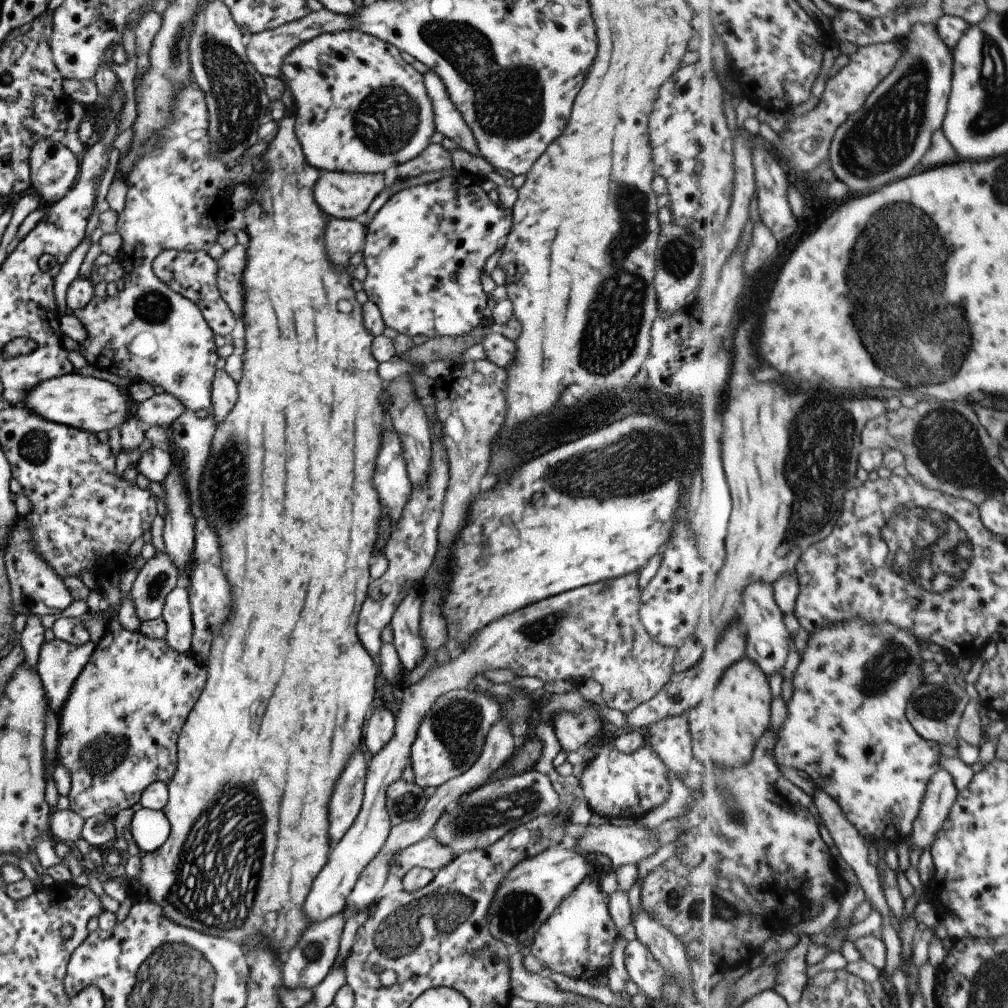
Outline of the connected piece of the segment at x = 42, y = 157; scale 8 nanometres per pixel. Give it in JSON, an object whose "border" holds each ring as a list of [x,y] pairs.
{"border":[[[39,140],[29,150],[29,183],[45,206],[61,200],[79,172],[75,156],[64,144]]]}

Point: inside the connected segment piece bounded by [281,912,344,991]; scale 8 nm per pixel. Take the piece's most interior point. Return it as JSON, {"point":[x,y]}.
{"point":[315,952]}

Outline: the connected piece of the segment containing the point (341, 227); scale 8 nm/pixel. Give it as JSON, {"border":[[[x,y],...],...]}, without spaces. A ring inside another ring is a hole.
{"border":[[[329,217],[323,228],[323,242],[327,260],[333,266],[346,266],[349,258],[363,248],[366,227],[355,219],[336,219]]]}

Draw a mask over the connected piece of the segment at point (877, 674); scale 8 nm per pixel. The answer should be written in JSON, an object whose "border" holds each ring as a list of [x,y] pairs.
{"border":[[[861,618],[854,620],[845,620],[841,624],[833,624],[825,628],[819,628],[815,634],[811,635],[802,651],[800,663],[793,674],[794,692],[789,704],[789,716],[781,728],[775,749],[775,756],[781,772],[784,769],[793,768],[803,770],[815,784],[815,788],[827,792],[833,800],[837,800],[847,818],[857,827],[857,830],[867,839],[874,843],[882,845],[883,842],[890,842],[892,845],[907,840],[907,836],[912,834],[914,822],[921,814],[923,800],[927,796],[927,787],[931,778],[941,770],[939,767],[939,758],[941,758],[941,744],[923,738],[913,724],[907,718],[907,706],[909,700],[913,698],[913,692],[925,684],[925,674],[921,671],[921,662],[927,659],[925,650],[921,649],[919,640],[911,630],[903,630],[891,622],[883,624],[867,624]]]}

